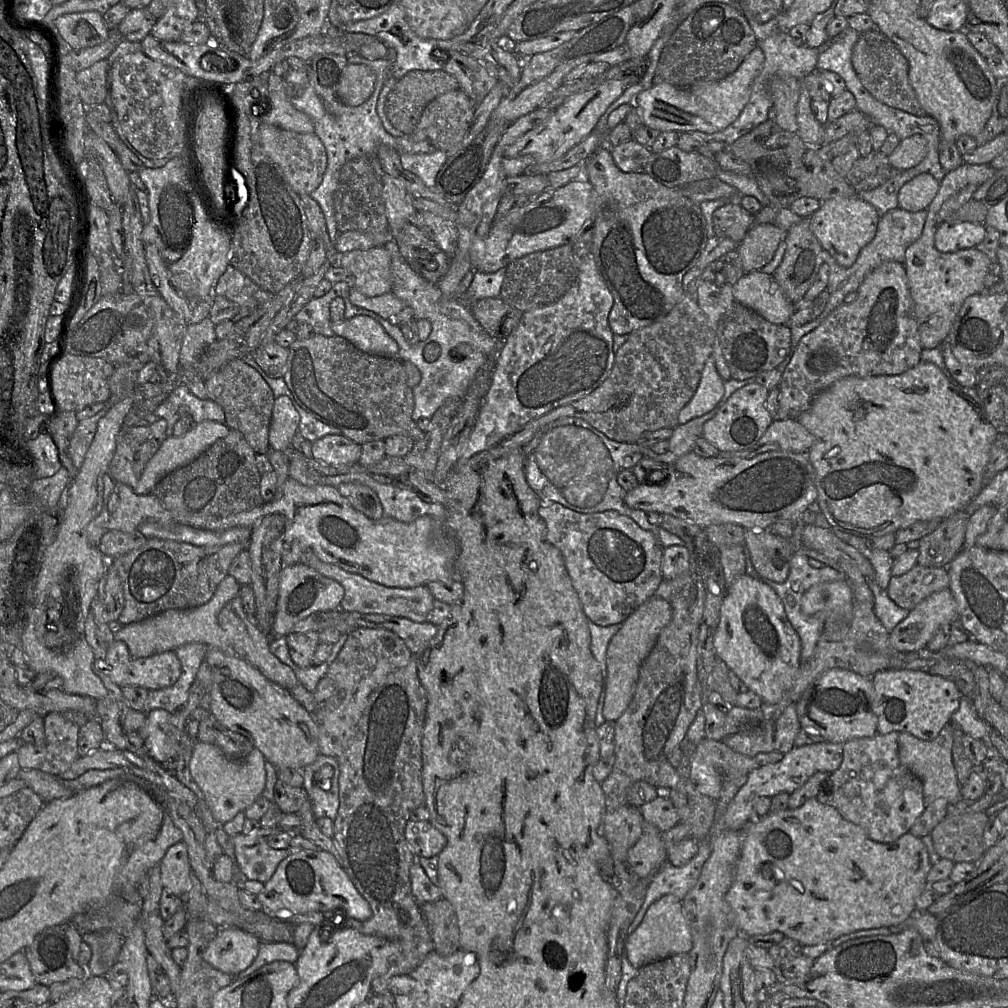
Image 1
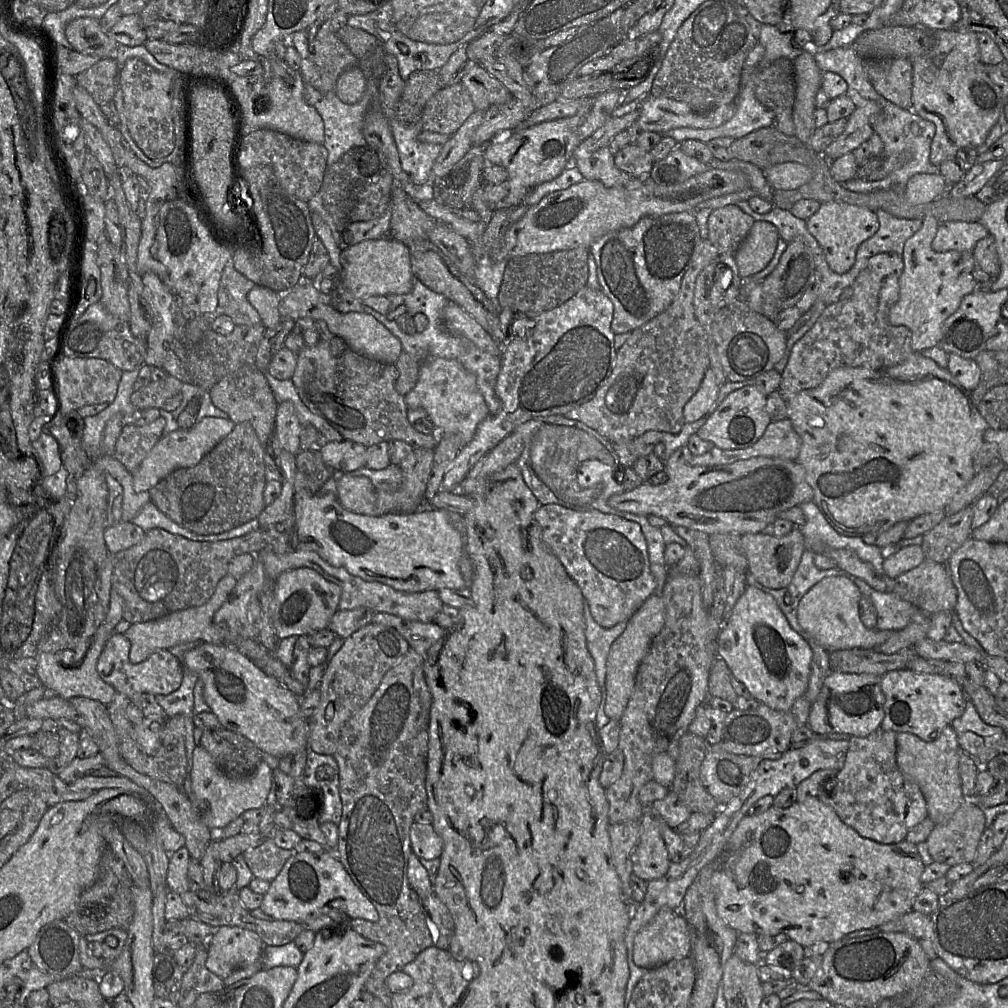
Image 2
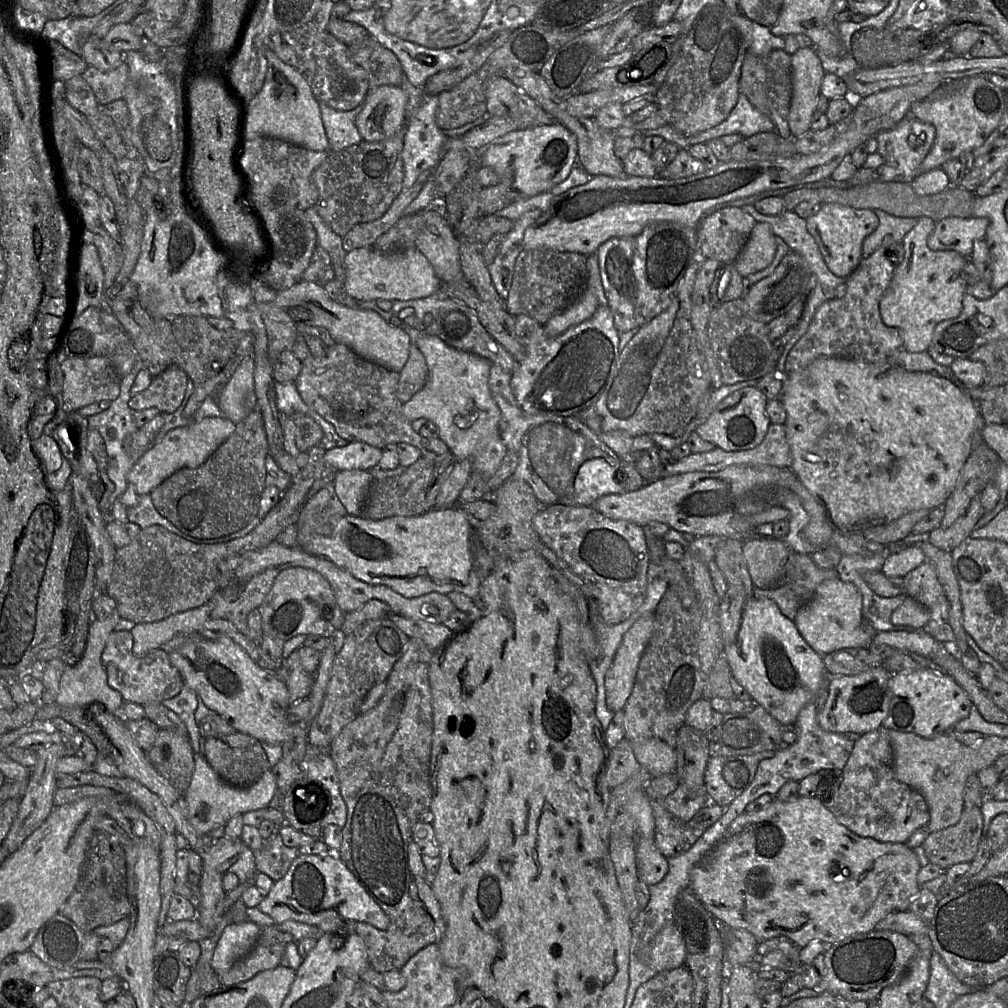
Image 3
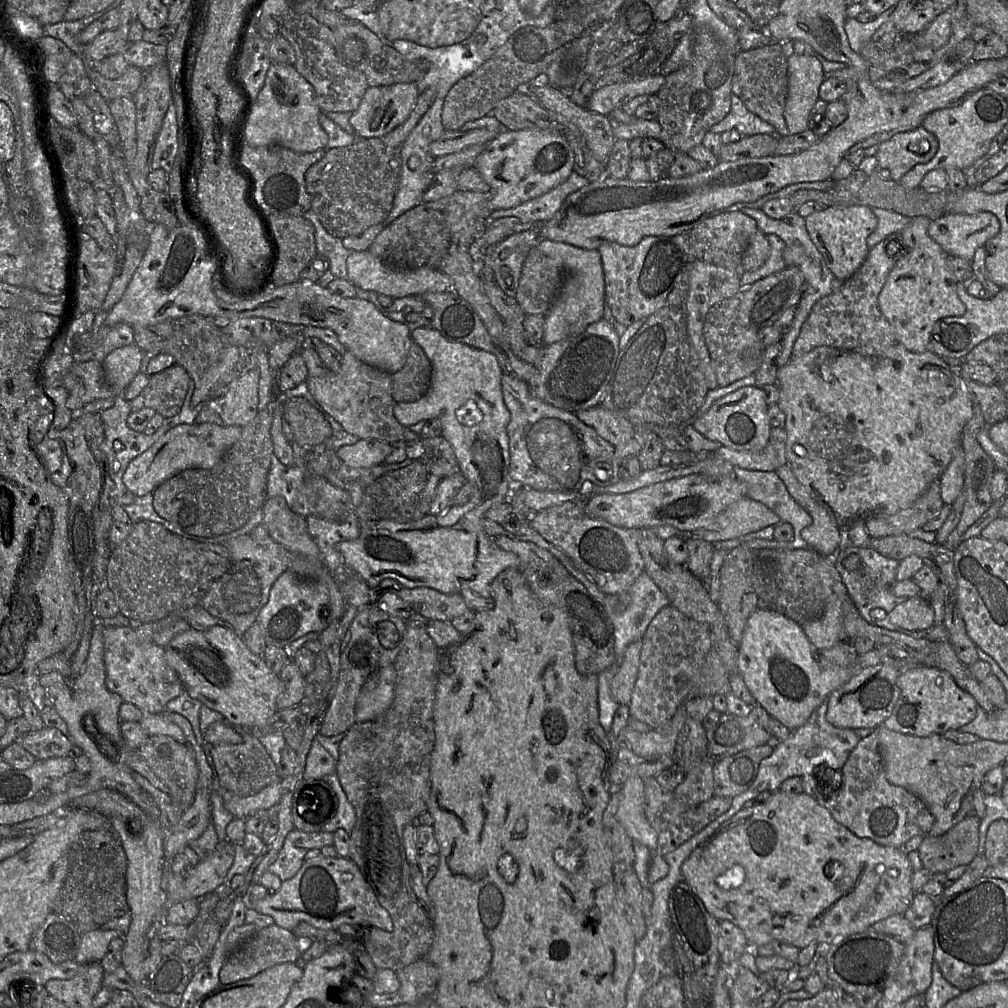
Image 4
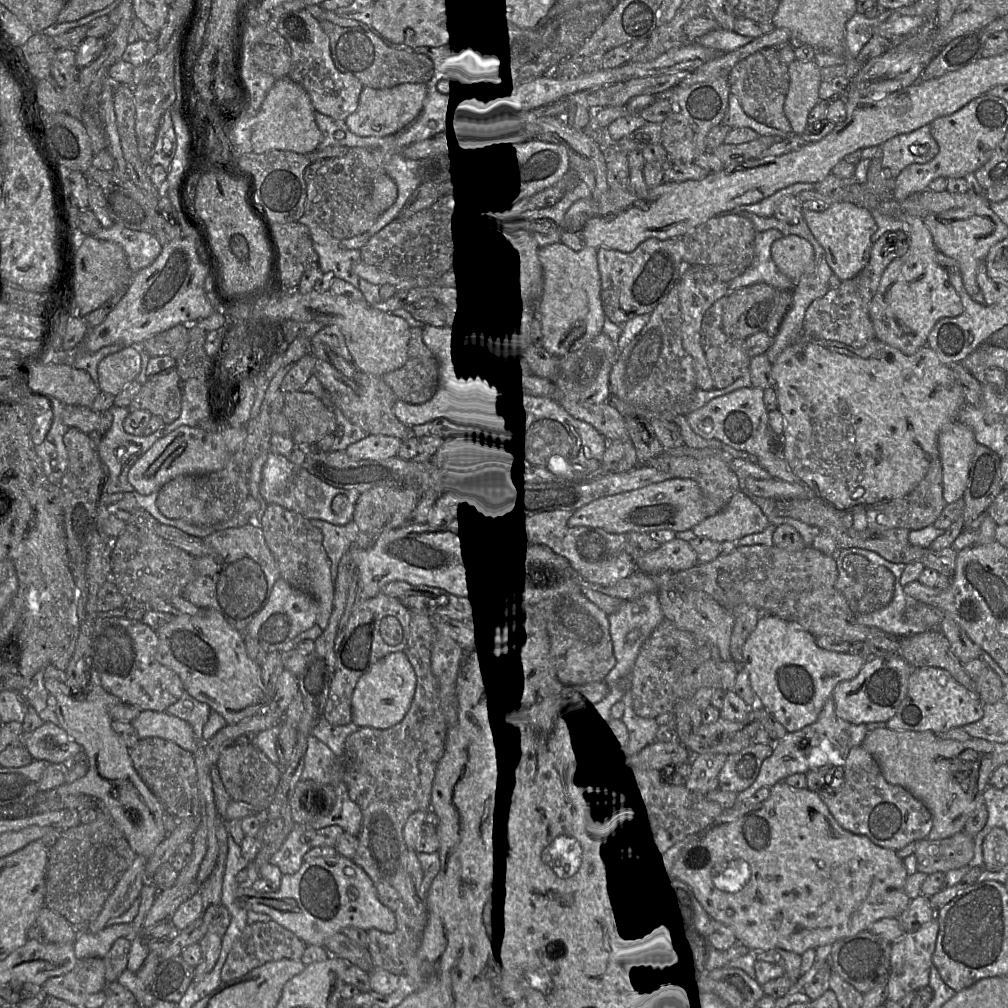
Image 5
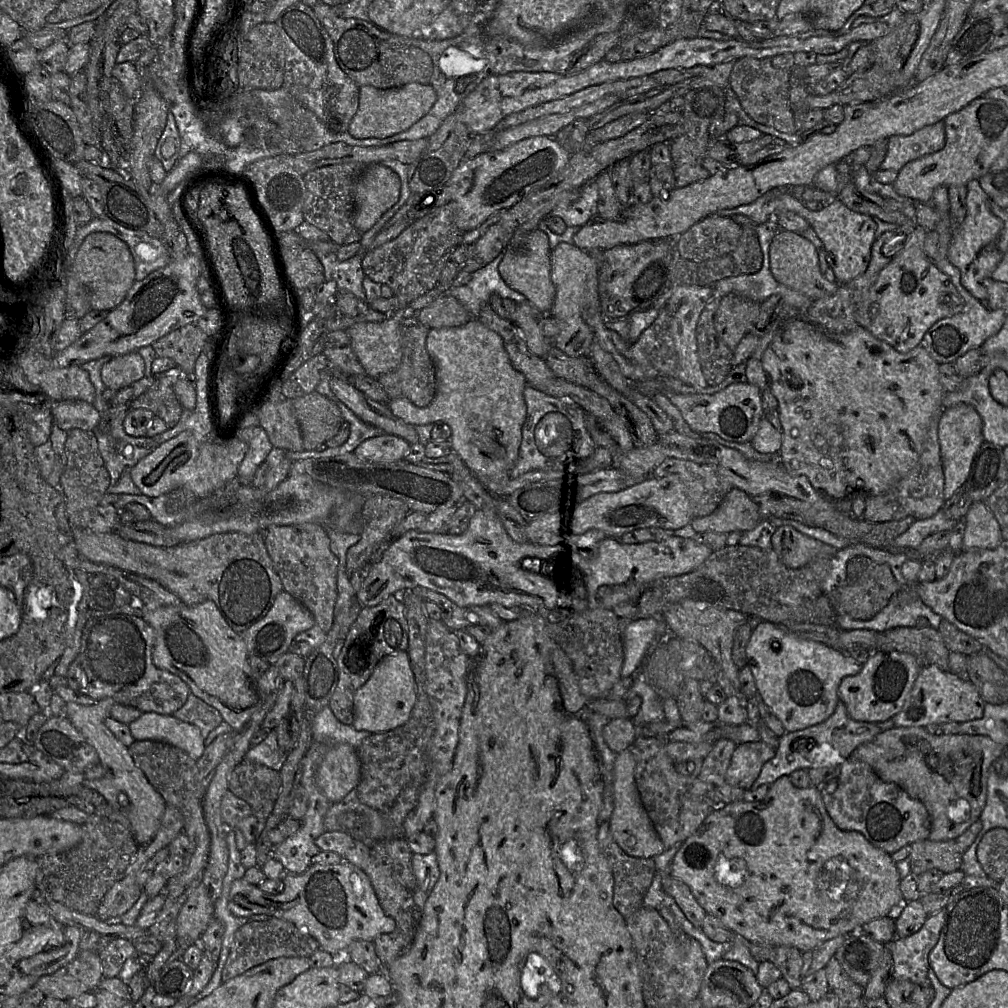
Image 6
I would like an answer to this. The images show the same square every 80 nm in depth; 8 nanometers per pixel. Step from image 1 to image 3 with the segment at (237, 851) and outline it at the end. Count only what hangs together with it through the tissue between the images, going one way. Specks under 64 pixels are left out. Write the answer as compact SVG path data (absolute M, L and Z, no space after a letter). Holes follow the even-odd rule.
M278 833L270 837L259 850L253 851L255 868L256 873L264 873L276 882L285 876L299 851L285 846Z

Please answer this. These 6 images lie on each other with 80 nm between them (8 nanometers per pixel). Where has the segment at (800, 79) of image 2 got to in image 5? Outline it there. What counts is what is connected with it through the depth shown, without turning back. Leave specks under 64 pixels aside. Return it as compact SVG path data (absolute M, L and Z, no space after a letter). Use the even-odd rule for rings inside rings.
M795 59L788 65L789 89L784 112L792 133L801 135L808 127L808 116L820 101L819 87L822 82L821 68L815 61Z

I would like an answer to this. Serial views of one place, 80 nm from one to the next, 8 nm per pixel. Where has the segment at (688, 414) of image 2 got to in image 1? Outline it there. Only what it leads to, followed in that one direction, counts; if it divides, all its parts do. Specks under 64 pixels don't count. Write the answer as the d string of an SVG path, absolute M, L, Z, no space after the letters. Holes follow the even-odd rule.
M710 355L704 363L701 377L691 399L678 414L678 424L700 417L711 411L724 394L724 380L715 366L715 360Z

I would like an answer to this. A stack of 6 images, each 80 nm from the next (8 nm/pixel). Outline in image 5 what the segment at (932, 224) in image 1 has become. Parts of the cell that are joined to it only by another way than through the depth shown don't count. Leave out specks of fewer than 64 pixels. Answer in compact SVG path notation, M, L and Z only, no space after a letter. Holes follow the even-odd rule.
M896 200L881 202L876 210L901 221L902 231L908 237L908 251L886 267L871 300L869 315L876 339L909 356L927 346L928 335L940 319L957 317L964 308L948 272L936 261L937 249L923 220L902 212Z

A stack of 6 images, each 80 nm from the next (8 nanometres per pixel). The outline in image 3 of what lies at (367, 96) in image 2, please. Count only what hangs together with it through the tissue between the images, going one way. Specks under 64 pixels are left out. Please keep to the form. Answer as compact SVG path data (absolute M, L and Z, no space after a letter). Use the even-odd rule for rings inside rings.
M318 101L318 103L329 142L328 151L339 151L363 140L355 124L355 119L361 112L363 103L350 111L339 111L324 102Z

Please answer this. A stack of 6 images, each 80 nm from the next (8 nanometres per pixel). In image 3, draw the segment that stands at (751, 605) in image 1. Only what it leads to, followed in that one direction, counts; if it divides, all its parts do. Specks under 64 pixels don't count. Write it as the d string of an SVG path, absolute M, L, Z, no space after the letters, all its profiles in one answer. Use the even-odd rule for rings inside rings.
M760 595L745 603L737 638L724 647L722 655L737 682L782 725L795 724L802 708L823 685L828 686L823 656L810 647L773 600Z

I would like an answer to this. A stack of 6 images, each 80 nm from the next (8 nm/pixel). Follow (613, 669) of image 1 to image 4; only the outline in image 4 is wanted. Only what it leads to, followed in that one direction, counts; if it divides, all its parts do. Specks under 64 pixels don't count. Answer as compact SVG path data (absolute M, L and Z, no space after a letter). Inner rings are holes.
M642 639L632 642L625 650L623 661L610 683L614 700L620 705L629 705L638 677Z

